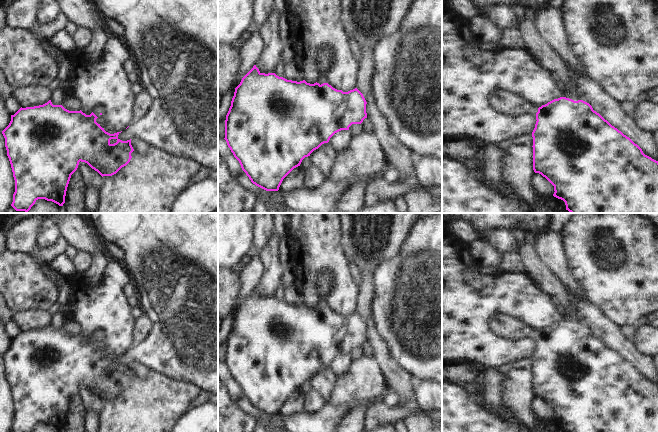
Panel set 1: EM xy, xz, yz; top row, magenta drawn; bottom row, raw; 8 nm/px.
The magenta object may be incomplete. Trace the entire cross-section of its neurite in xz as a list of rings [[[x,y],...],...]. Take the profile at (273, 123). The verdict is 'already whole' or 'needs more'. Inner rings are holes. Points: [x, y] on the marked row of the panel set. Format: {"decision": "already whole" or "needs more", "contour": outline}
{"decision": "needs more", "contour": [[[324,45],[316,53],[318,79],[314,84],[261,73],[254,65],[235,88],[224,139],[251,182],[266,191],[278,191],[283,179],[305,157],[328,143],[335,133],[349,130],[352,124],[361,124],[367,118],[367,102],[357,88],[343,92],[328,82],[326,75],[334,63],[334,47]]]}

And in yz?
{"decision": "needs more", "contour": [[[495,89],[489,95],[489,104],[504,115],[531,114],[536,118],[532,132],[533,170],[554,186],[553,196],[563,200],[570,213],[658,213],[658,161],[645,155],[589,103],[560,97],[545,105],[534,105],[508,89]]]}

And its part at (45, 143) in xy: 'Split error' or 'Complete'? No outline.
Split error

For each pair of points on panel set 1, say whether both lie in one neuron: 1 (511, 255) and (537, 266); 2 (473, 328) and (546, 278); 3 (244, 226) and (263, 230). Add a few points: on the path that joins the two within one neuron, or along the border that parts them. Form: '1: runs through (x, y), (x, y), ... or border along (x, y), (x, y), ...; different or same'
1: border along (520, 250), (514, 262); different
2: border along (520, 267), (539, 288), (550, 295); different
3: border along (252, 223), (253, 251); different

